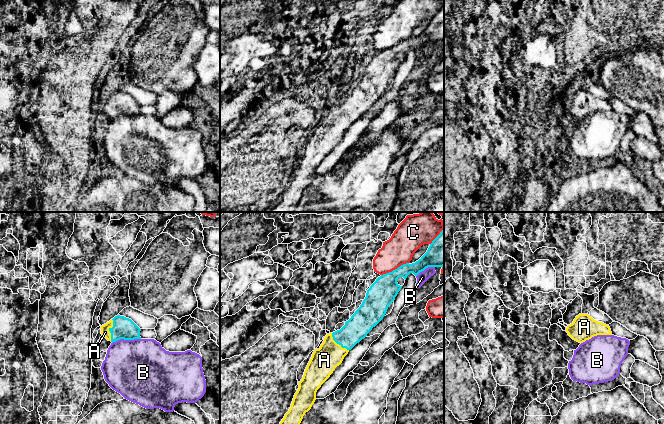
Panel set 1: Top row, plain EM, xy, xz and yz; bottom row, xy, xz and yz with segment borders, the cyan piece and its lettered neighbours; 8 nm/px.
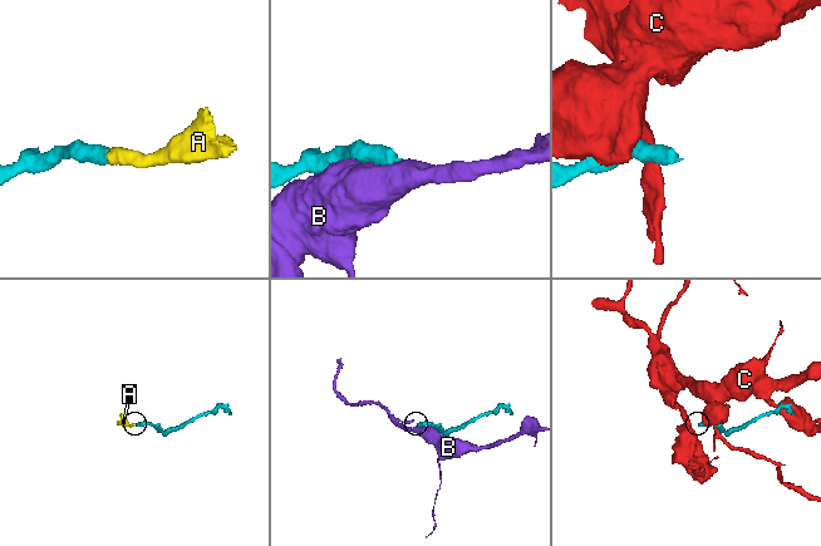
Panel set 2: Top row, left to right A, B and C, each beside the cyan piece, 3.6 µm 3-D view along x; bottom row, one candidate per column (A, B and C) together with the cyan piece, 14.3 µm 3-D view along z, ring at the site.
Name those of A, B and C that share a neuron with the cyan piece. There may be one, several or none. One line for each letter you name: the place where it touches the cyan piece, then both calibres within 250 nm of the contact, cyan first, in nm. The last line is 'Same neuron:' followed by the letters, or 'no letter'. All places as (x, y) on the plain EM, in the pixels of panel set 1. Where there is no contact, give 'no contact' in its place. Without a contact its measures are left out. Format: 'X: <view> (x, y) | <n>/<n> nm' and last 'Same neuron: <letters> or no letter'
A: xy (109, 106) | 180/70 nm
Same neuron: A

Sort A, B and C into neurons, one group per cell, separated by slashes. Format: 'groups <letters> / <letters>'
groups A / B / C

